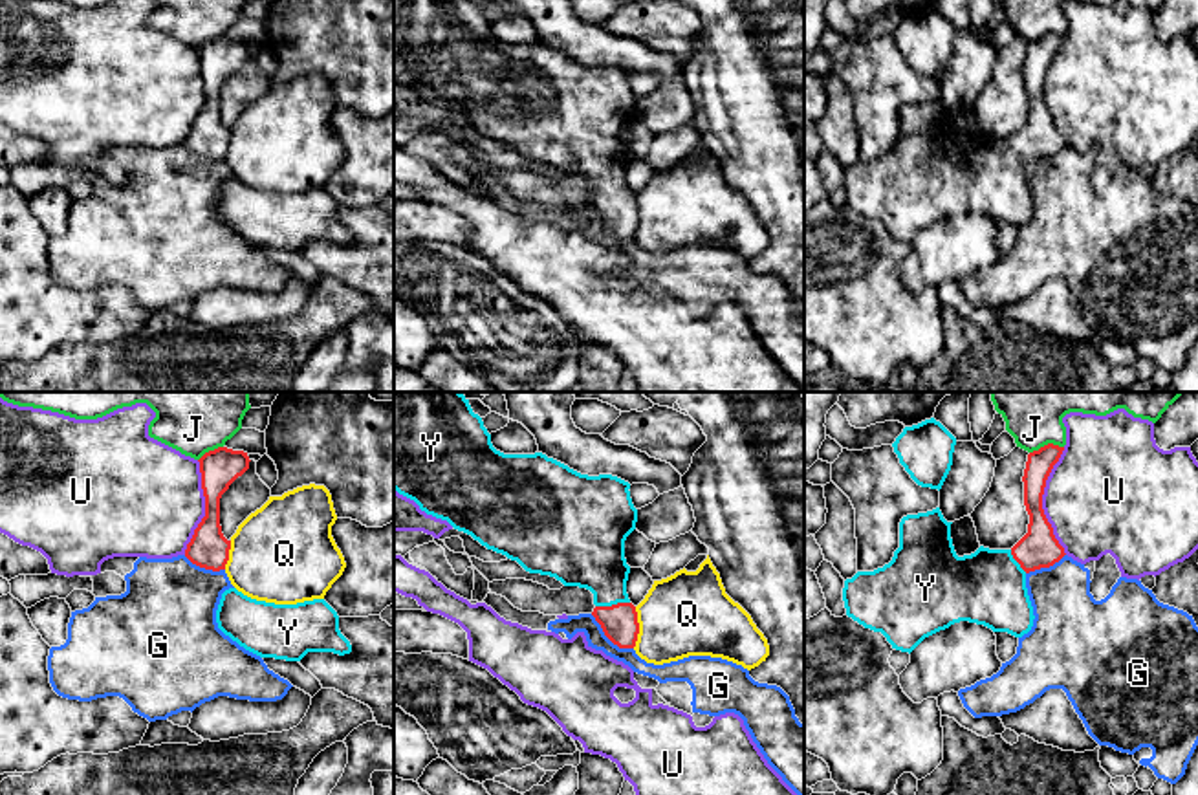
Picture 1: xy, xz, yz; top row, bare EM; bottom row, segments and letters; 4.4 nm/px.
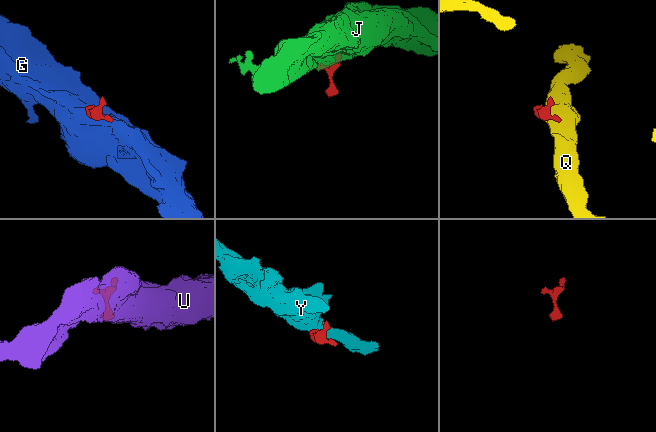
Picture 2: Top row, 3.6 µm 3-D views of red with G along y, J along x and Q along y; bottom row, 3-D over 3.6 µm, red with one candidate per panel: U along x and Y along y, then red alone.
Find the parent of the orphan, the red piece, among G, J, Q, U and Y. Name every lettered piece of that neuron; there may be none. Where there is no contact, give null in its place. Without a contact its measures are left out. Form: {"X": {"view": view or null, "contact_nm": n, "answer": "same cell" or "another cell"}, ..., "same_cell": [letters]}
{"G": {"view": "xz", "contact_nm": 240, "answer": "another cell"}, "J": {"view": "yz", "contact_nm": 160, "answer": "another cell"}, "Q": {"view": "xz", "contact_nm": 180, "answer": "another cell"}, "U": {"view": "yz", "contact_nm": 480, "answer": "another cell"}, "Y": {"view": "xz", "contact_nm": 150, "answer": "same cell"}, "same_cell": ["Y"]}

